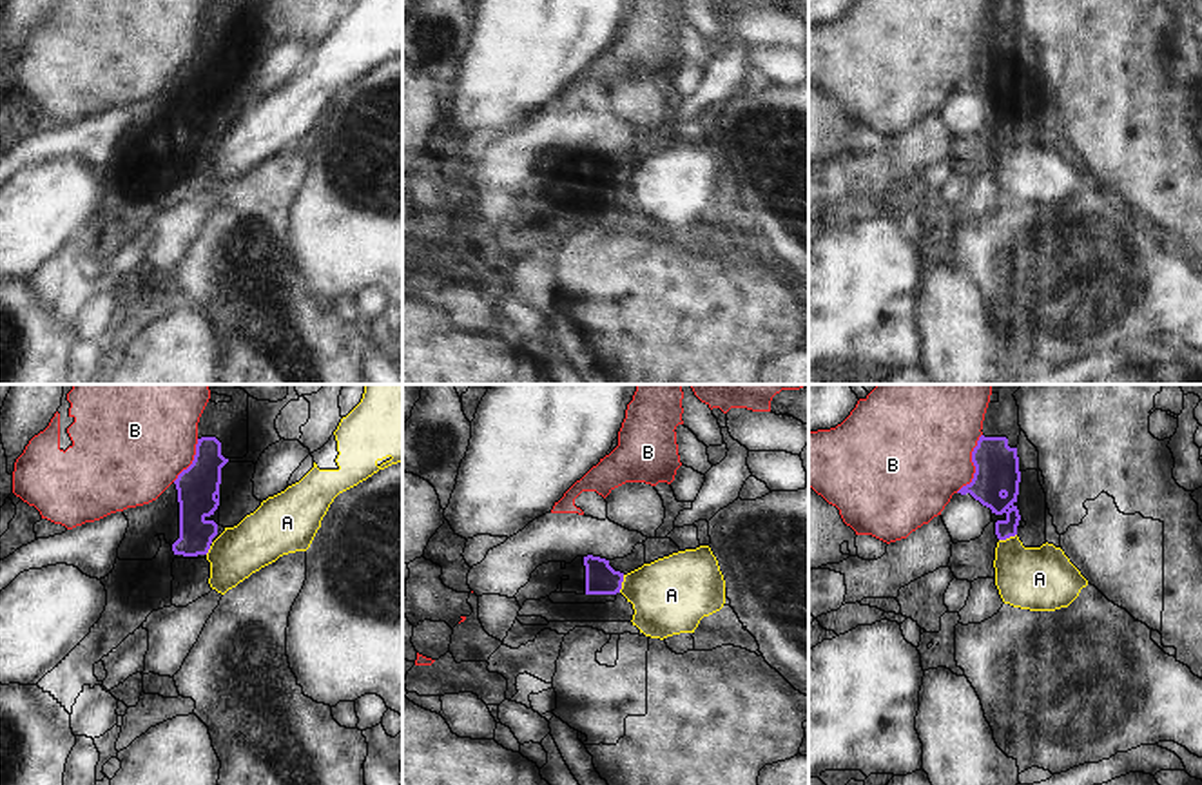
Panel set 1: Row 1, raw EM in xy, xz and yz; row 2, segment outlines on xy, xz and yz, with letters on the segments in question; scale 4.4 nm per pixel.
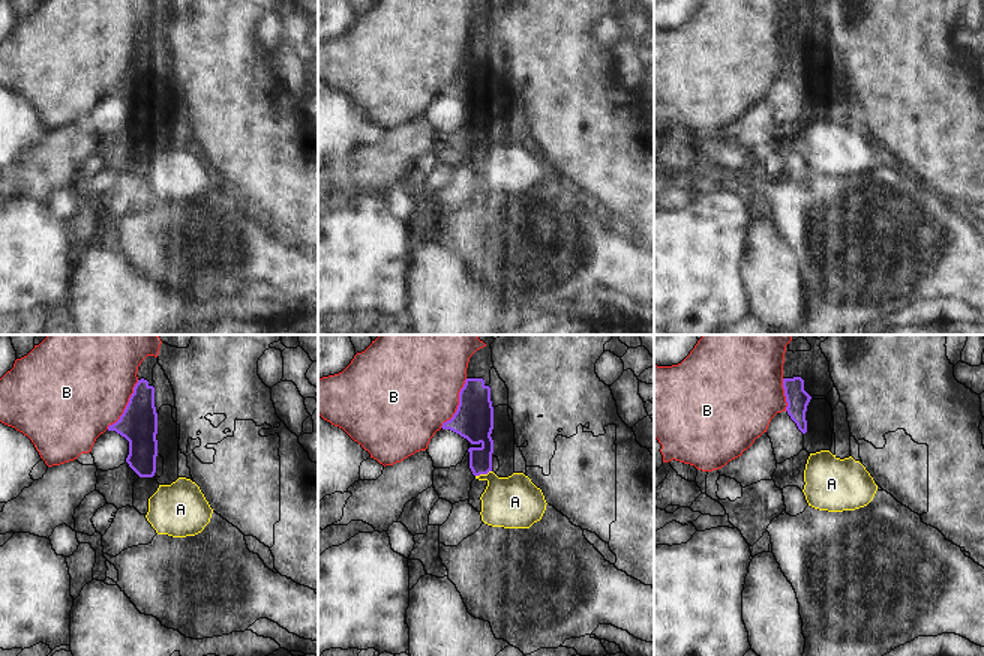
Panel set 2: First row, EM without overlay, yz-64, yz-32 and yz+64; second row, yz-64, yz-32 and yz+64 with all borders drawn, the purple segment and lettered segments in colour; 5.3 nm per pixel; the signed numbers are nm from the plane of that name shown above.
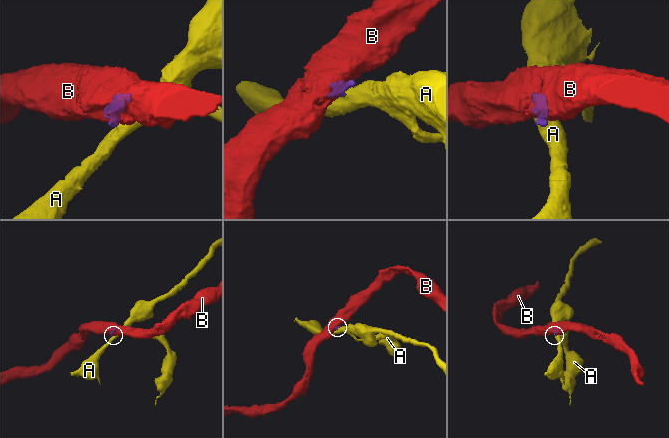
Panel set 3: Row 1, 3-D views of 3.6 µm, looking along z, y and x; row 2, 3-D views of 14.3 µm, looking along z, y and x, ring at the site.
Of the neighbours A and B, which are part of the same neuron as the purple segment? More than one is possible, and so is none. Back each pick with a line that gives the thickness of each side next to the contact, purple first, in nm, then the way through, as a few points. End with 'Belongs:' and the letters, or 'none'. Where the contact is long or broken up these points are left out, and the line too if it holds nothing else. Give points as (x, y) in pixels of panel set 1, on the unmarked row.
Belongs: none

